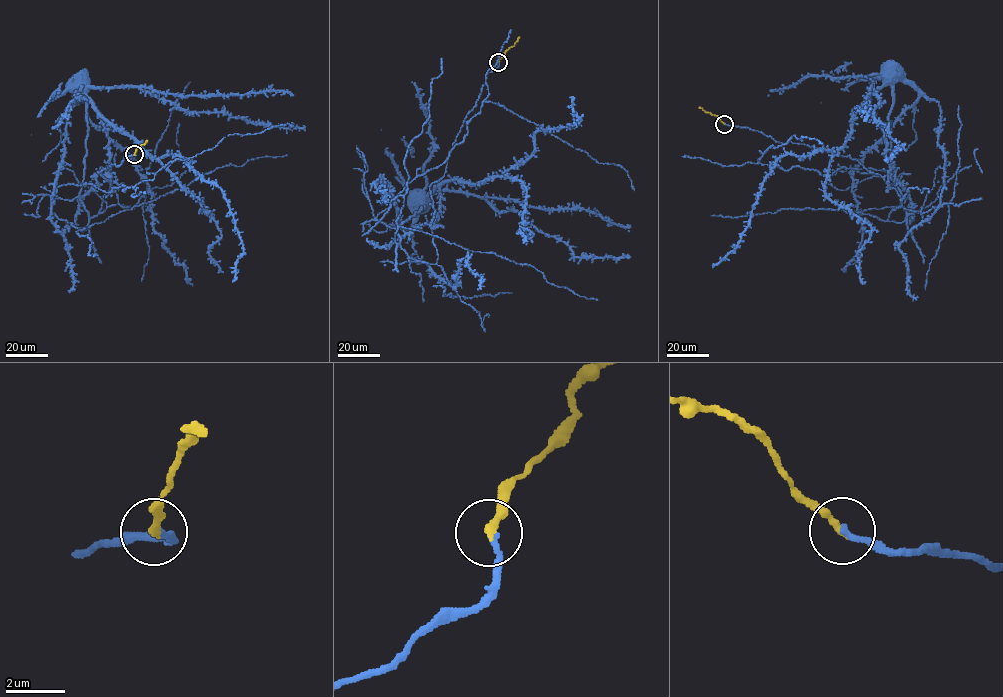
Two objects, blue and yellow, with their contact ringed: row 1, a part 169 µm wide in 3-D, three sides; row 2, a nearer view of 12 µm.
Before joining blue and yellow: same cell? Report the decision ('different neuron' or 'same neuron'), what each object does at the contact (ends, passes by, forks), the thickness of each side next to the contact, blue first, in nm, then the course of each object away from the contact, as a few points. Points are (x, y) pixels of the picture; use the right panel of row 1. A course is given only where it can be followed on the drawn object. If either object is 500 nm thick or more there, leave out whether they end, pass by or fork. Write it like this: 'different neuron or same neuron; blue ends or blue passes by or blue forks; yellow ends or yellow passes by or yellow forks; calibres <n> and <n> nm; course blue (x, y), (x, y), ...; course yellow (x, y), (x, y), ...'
same neuron; blue ends; yellow ends; calibres 200 and 240 nm; course blue (725, 124), (849, 156), (883, 177), (889, 169), (884, 131), (867, 101), (883, 84), (884, 67); course yellow (725, 124), (699, 107)

